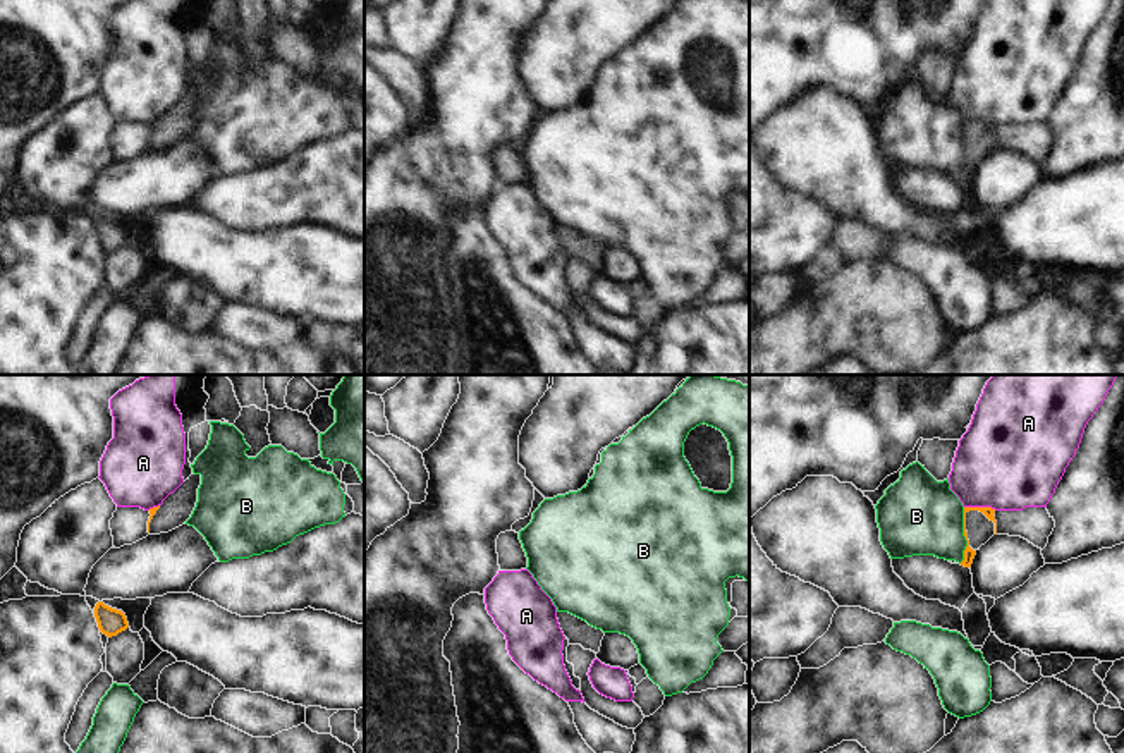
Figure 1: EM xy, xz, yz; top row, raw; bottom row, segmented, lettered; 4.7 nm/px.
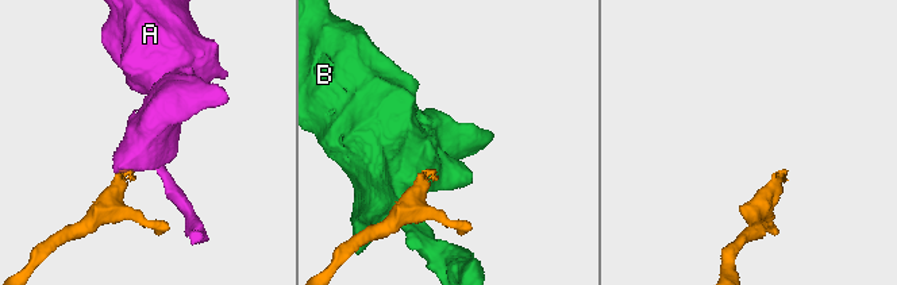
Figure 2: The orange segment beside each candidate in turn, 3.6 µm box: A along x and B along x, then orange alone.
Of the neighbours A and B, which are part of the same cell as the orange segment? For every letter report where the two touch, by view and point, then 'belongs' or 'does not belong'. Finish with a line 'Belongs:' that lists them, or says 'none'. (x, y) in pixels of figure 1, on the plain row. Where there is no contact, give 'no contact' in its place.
A: yz (980, 122) | does not belong
B: yz (965, 150) | does not belong
Belongs: none

